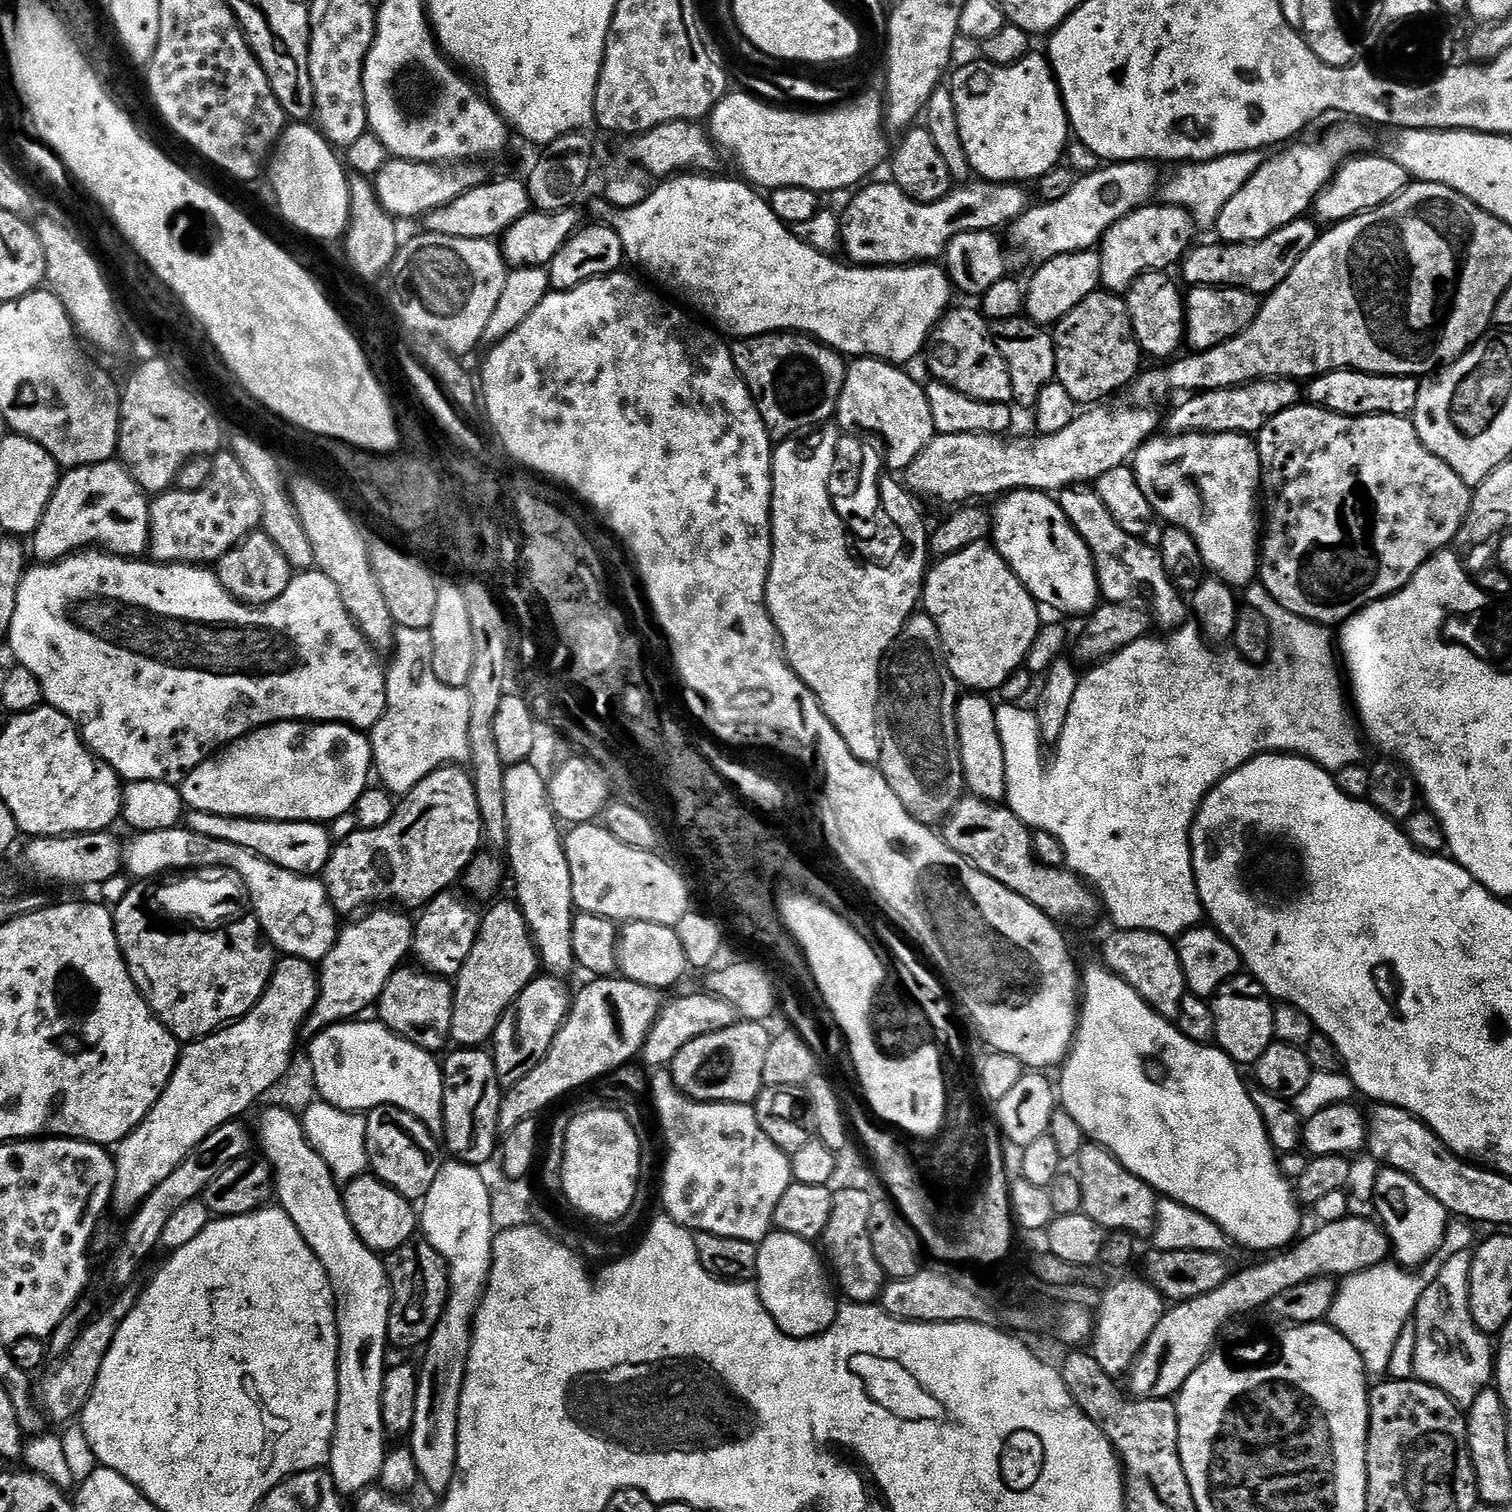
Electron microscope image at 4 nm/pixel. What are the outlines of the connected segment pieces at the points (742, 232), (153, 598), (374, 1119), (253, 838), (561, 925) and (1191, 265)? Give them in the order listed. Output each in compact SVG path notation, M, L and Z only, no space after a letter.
M676 174L657 183L660 185L653 192L651 189L638 206L613 211L610 226L616 231L622 242L627 263L629 265L640 263L641 270L653 280L653 282L651 281L653 285L661 284L669 292L669 294L667 293L669 297L677 296L681 300L681 302L679 301L681 305L689 304L694 311L701 312L708 320L713 320L721 328L721 330L719 329L721 333L729 332L732 338L766 336L778 332L803 334L845 357L848 355L848 358L868 357L874 360L886 360L889 364L897 366L904 366L907 360L914 359L919 352L921 355L925 349L926 341L929 339L930 329L945 315L946 309L944 307L951 302L952 296L954 297L954 289L948 275L941 267L932 262L917 262L894 268L866 268L853 266L848 262L838 264L831 260L831 255L819 252L811 244L805 244L803 239L781 224L774 214L774 210L768 208L767 199L758 194L755 187L749 186L743 179L735 179L719 180L716 174Z
M80 550L71 556L64 557L63 560L57 560L55 564L37 563L29 567L22 578L22 586L18 586L18 606L14 609L14 622L10 622L8 631L7 647L12 647L12 656L19 667L30 670L34 678L44 691L44 700L51 707L56 708L62 714L66 714L75 722L76 731L84 739L84 744L99 756L100 759L114 769L120 775L121 781L131 782L133 780L145 780L146 782L166 782L167 784L180 785L181 782L192 772L200 763L207 760L217 750L224 747L225 744L232 744L238 738L242 738L247 732L254 731L255 728L265 728L268 724L281 724L287 720L299 720L301 722L319 722L321 724L348 724L351 728L361 730L371 730L380 721L382 714L386 710L386 668L378 657L377 649L373 648L372 643L362 634L362 630L352 621L350 614L346 610L346 605L342 603L342 594L338 594L338 586L326 578L319 570L309 570L293 575L290 586L282 590L282 598L274 598L274 602L253 606L251 604L241 604L239 600L234 599L231 594L224 589L222 582L218 582L215 571L211 567L201 566L199 564L158 564L148 558L129 558L127 556L114 556L110 552L103 550Z
M379 1104L366 1116L366 1146L371 1175L402 1194L402 1198L423 1201L430 1186L434 1186L434 1178L438 1178L442 1163L441 1145L425 1124L418 1122L418 1118L406 1110Z
M189 811L186 826L192 832L206 834L206 838L218 838L218 842L234 842L254 855L261 856L282 870L297 872L299 876L315 877L323 873L334 841L329 829L314 820L256 820L252 816L219 816L209 812Z
M527 761L509 765L503 776L509 871L514 874L516 902L520 906L541 965L551 975L564 976L575 967L571 942L574 917L570 866L558 834L559 825L548 807L547 781Z
M1291 220L1286 226L1266 234L1261 240L1251 240L1245 244L1211 242L1212 244L1200 244L1197 248L1189 247L1178 260L1180 280L1188 284L1189 289L1241 288L1253 297L1263 297L1286 279L1303 252L1315 242L1318 228L1309 220Z

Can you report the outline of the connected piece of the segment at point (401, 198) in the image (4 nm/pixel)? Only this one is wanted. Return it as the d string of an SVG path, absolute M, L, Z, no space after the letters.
M389 158L374 177L378 202L382 210L386 210L397 221L412 220L415 216L416 219L422 218L430 210L444 206L466 190L485 183L485 176L476 168L479 167L469 166L464 162L455 166L437 166L426 162Z

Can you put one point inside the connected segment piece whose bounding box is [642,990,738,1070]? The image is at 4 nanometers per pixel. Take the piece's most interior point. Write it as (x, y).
(700, 1013)

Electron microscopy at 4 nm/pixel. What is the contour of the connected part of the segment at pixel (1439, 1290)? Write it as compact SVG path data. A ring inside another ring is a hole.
M1472 1252L1454 1254L1442 1266L1438 1278L1426 1286L1416 1304L1417 1345L1414 1347L1415 1379L1442 1390L1455 1404L1467 1406L1494 1380L1494 1344L1489 1333L1480 1332L1470 1314L1470 1266Z

